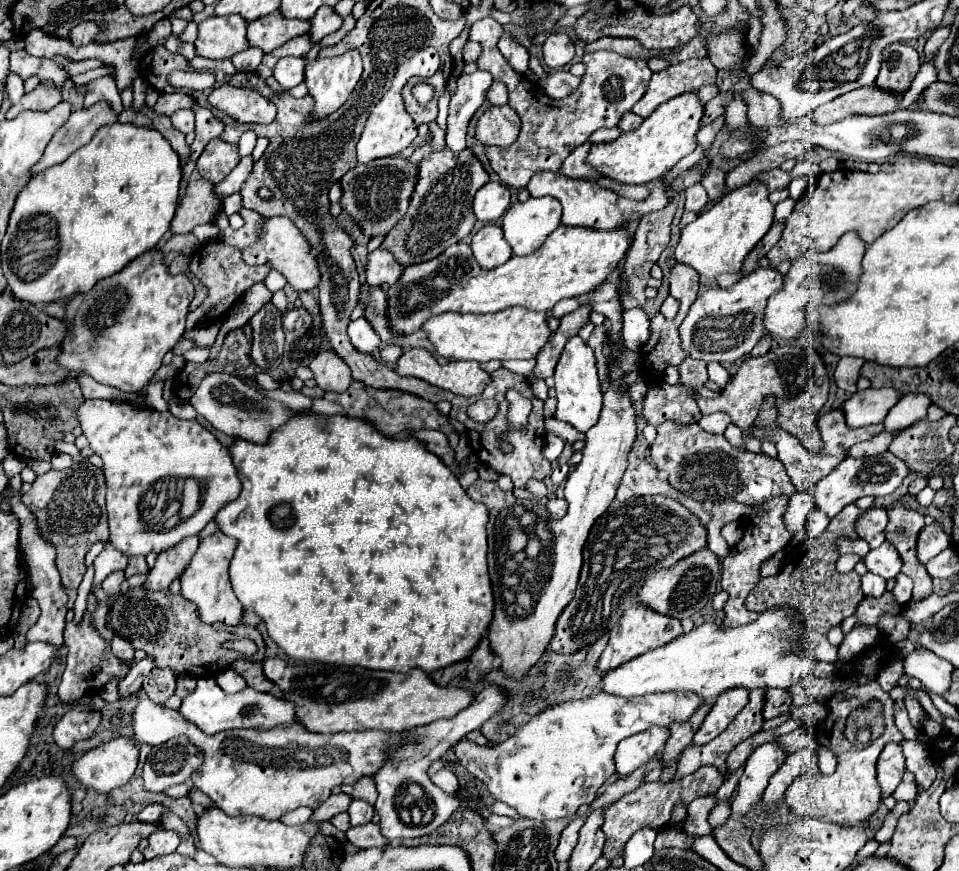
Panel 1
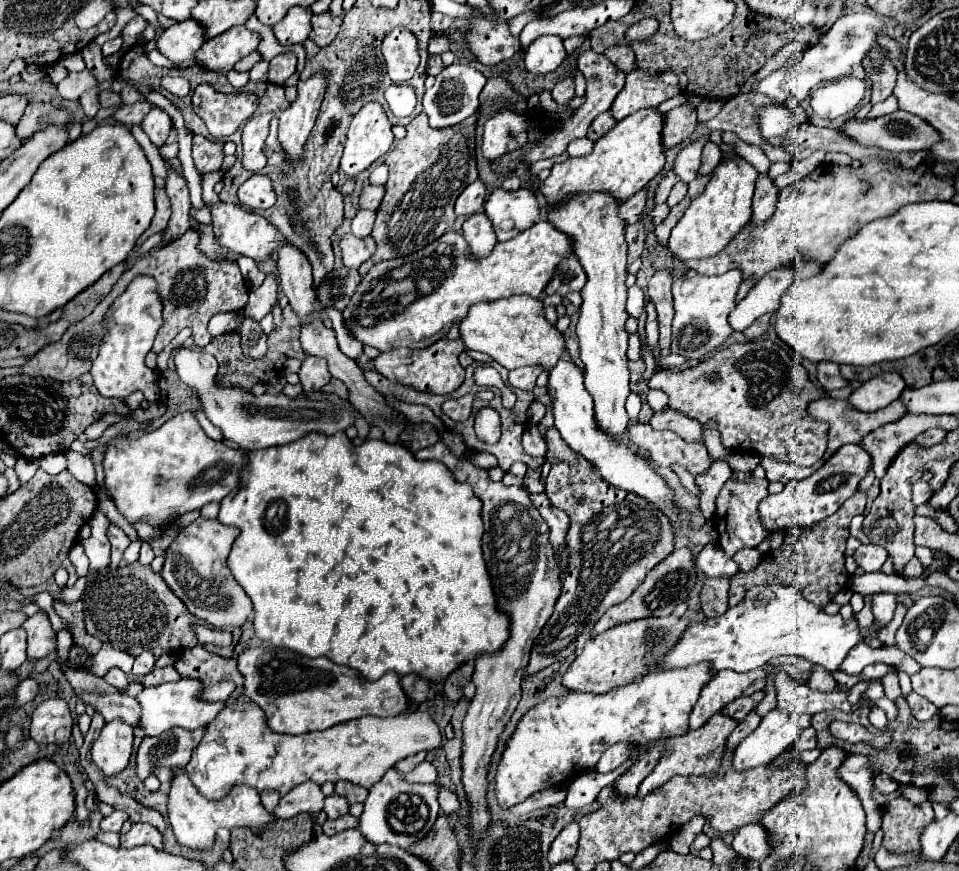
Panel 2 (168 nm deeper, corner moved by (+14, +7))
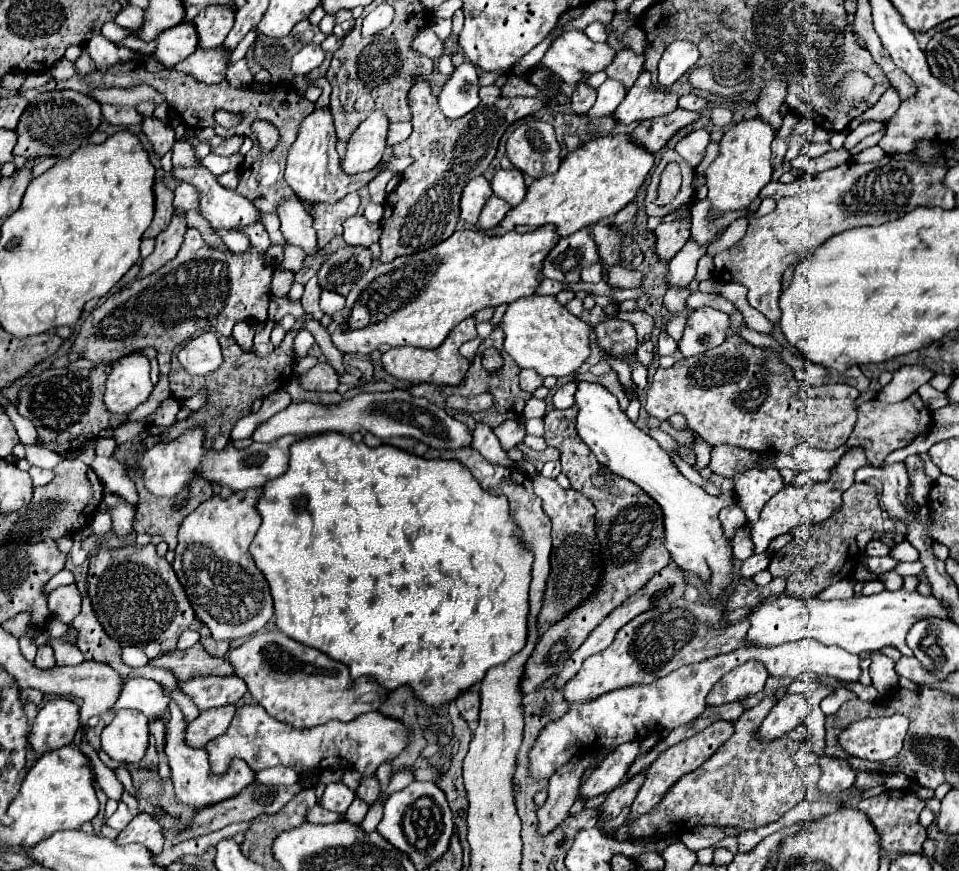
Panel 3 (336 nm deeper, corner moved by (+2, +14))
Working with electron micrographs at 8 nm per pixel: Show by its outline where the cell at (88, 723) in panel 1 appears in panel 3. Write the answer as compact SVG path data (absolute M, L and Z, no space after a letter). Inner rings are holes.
M52 698L38 712L28 742L38 754L44 754L70 744L78 726L78 706L66 698Z

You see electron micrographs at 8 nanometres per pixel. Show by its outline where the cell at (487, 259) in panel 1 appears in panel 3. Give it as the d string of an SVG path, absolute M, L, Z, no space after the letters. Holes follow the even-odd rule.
M490 196L490 200L486 200L486 206L480 214L480 224L484 228L496 228L508 210L510 210L510 204L506 200L498 196Z

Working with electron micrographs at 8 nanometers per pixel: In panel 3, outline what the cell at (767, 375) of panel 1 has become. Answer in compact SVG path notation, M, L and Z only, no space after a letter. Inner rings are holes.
M730 336L718 348L712 348L704 354L692 358L680 358L672 368L658 368L652 384L646 394L644 410L648 416L658 420L668 420L672 414L682 414L688 422L688 428L696 432L710 446L730 444L738 448L788 454L800 442L812 438L814 448L836 450L842 446L856 422L854 400L860 392L846 384L826 384L826 386L808 386L794 378L794 372L782 364L778 354L772 350L762 350L746 344L740 336Z

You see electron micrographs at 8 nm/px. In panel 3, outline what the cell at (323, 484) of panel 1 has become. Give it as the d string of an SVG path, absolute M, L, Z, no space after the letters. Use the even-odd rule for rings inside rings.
M324 432L290 446L290 468L286 474L270 480L264 486L264 494L258 502L262 514L262 526L256 532L250 554L264 572L272 598L276 626L288 638L302 642L328 654L332 660L350 668L352 680L368 676L386 690L398 686L410 686L420 702L432 708L440 708L456 700L462 692L476 686L488 672L488 668L508 662L526 646L528 638L528 586L534 554L524 542L518 524L510 518L510 506L506 496L494 496L482 490L476 478L456 460L424 460L394 446L368 448L364 442L354 442L350 436L338 432Z

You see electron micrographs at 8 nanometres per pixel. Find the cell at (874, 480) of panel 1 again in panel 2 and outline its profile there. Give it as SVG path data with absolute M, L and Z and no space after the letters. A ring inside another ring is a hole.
M842 445L814 475L786 483L778 495L768 495L760 503L760 517L772 531L788 527L810 527L832 515L858 489L858 483L872 469L872 457L860 445Z

